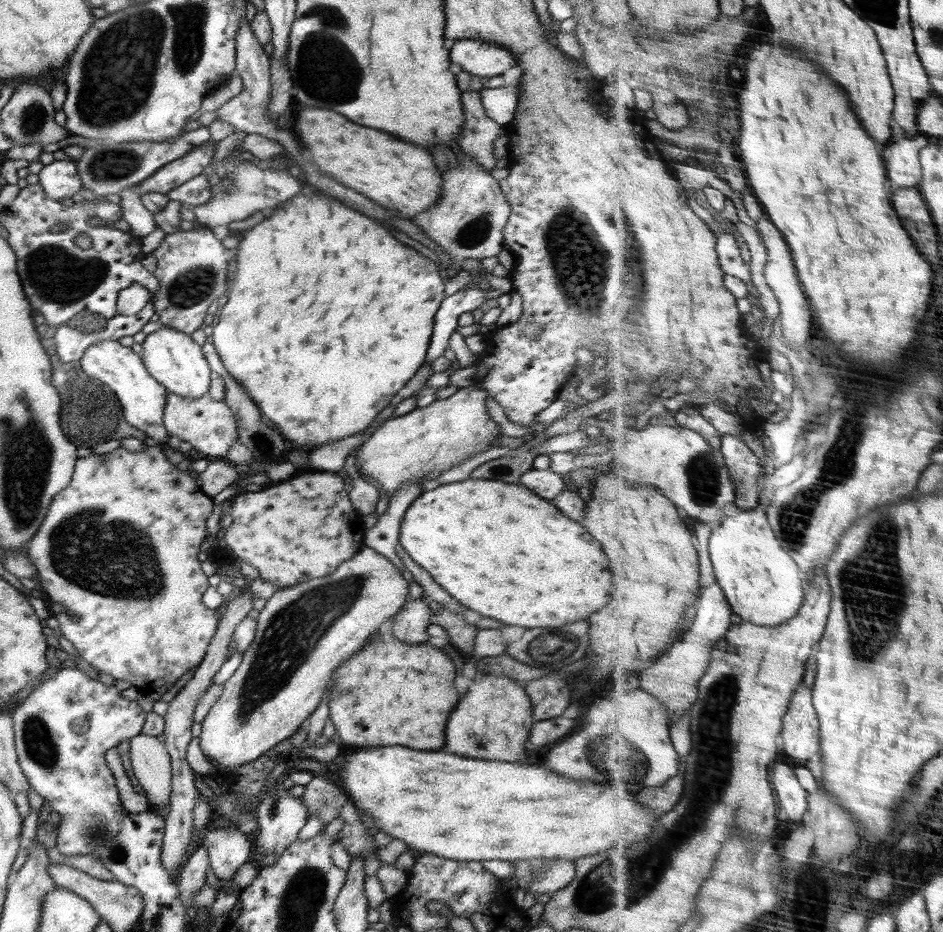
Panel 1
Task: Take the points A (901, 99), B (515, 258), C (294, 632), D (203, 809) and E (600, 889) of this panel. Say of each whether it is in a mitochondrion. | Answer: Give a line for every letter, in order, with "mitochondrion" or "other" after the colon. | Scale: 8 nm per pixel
A: other
B: other
C: mitochondrion
D: other
E: mitochondrion

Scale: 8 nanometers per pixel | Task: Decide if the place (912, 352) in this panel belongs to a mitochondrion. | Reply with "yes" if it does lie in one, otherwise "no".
no

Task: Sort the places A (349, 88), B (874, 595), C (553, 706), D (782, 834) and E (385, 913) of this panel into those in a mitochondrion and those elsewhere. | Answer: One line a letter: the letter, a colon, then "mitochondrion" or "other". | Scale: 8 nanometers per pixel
A: mitochondrion
B: mitochondrion
C: other
D: other
E: other

